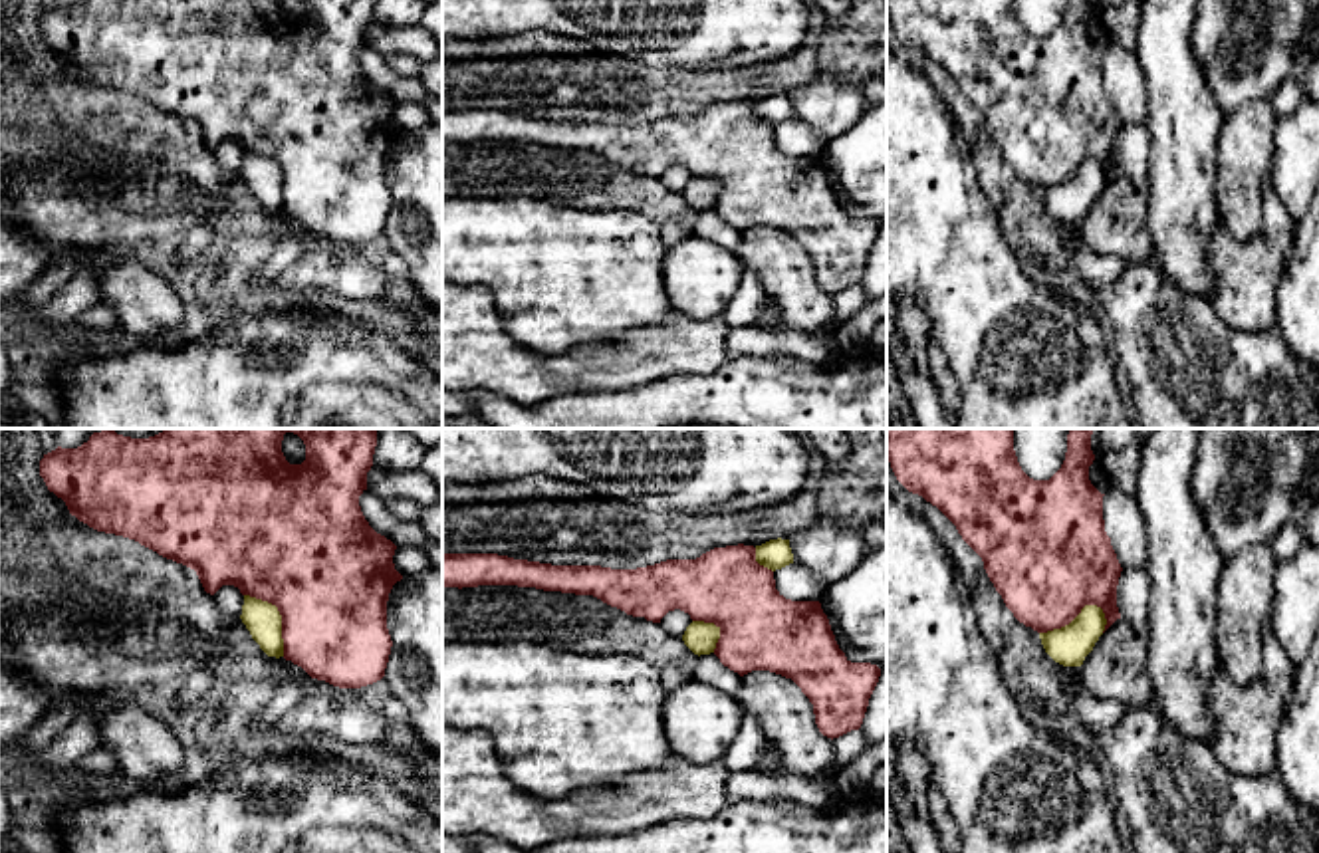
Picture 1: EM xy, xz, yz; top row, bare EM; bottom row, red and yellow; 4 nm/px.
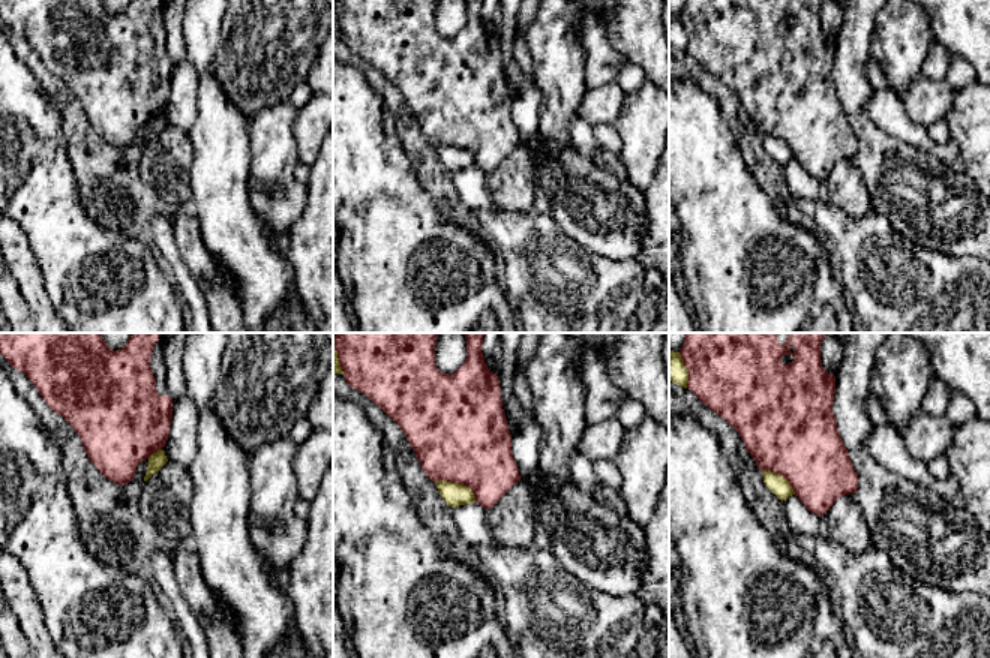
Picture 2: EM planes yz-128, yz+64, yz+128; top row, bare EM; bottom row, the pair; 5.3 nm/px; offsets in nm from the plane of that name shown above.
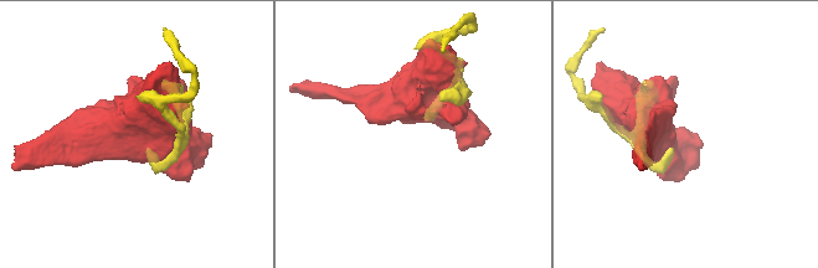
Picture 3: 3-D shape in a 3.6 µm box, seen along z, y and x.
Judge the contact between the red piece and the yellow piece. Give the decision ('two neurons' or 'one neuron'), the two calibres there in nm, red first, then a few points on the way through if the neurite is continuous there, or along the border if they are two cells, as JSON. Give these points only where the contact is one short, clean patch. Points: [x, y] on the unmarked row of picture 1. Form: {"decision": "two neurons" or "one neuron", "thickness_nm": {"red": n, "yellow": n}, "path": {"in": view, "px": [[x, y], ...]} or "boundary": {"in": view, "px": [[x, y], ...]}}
{"decision": "two neurons", "thickness_nm": {"red": 460, "yellow": 160}}

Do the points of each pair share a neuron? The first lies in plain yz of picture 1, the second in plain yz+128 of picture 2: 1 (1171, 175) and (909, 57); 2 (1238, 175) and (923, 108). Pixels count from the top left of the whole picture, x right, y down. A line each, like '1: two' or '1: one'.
1: one
2: one

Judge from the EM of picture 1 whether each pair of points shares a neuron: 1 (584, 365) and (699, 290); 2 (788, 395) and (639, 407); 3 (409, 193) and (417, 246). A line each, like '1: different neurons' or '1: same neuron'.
1: different neurons
2: same neuron
3: same neuron

